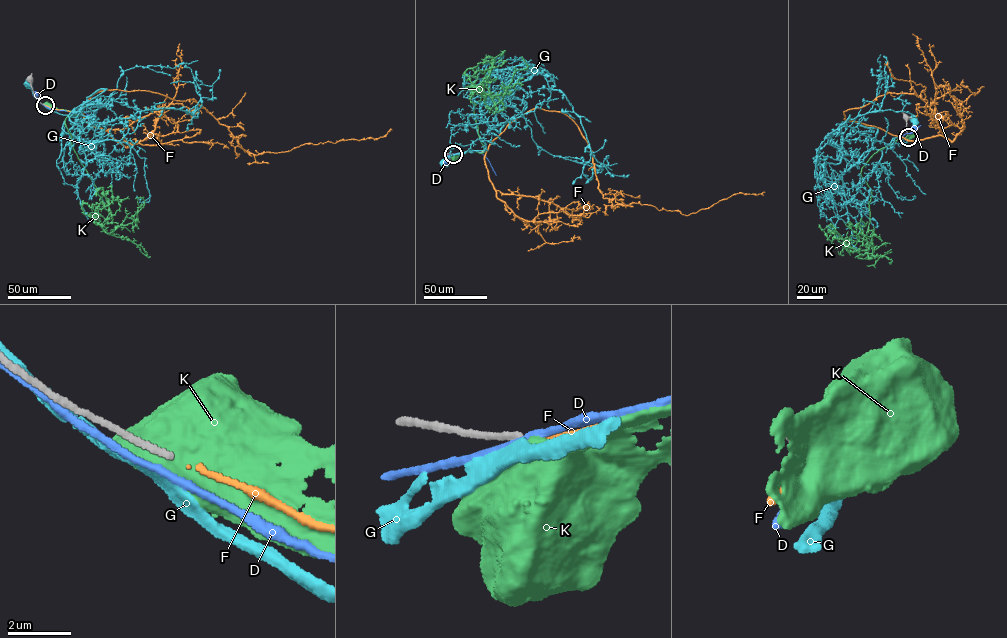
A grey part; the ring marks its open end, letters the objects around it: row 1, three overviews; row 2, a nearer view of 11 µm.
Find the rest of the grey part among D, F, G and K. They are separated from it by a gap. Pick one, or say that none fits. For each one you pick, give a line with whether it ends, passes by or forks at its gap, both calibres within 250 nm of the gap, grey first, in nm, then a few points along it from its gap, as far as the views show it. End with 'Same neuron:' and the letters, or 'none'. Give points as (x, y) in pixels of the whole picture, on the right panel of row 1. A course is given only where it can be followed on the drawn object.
F: It ends there. Thickness 200 nm (grey) against 160 nm. Its course: (908, 138), (844, 119), (887, 93), (914, 93), (934, 114), (925, 86), (894, 78), (884, 64)
Same neuron: F

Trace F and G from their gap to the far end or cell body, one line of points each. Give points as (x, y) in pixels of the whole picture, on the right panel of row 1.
F: (908, 138), (844, 119), (887, 93), (914, 93), (934, 114), (925, 86), (894, 78), (884, 64)
G: (909, 138), (912, 133), (912, 118)

